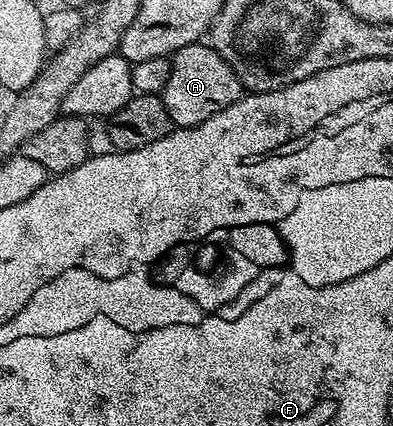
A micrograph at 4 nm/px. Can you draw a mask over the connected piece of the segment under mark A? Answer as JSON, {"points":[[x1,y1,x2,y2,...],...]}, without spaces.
{"points":[[200,41,179,48,171,56,171,76,167,76,167,88,160,96,174,127,184,128,203,124,203,120,211,120,215,112,223,112,223,108,238,102,243,96,243,87,239,76,235,76,231,64,227,64,227,60,223,60,223,56,219,56,219,52,215,52,212,46]]}

